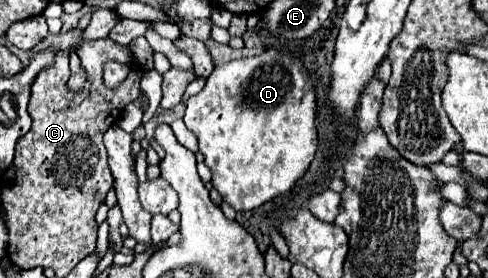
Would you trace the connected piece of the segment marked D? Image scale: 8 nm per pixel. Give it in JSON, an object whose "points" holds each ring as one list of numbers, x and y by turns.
{"points":[[270,48,260,56,238,58,224,66,216,66,208,76,202,92,188,98,184,124,198,138,198,150,204,154,204,162,212,170,212,186,236,212,254,210,274,196,290,190,296,180,304,176,314,158,318,144,318,134,314,126,314,84,312,80,302,82,302,78,310,76,306,76,306,68,300,60]]}

